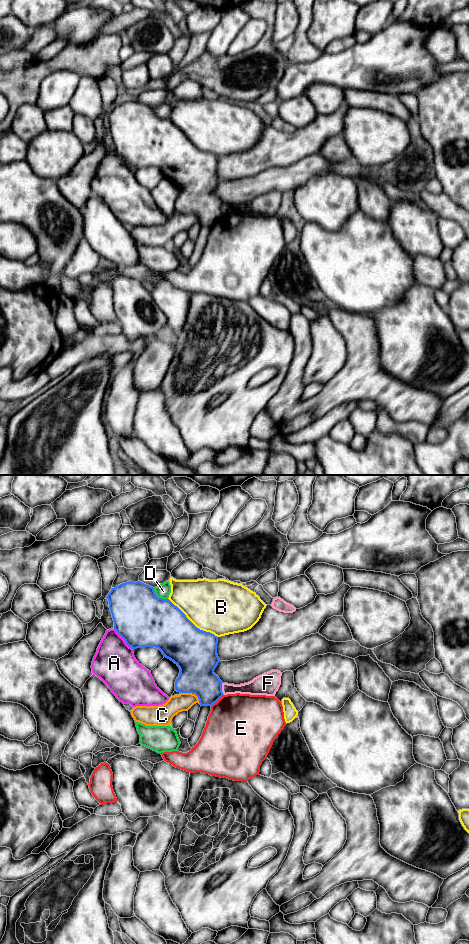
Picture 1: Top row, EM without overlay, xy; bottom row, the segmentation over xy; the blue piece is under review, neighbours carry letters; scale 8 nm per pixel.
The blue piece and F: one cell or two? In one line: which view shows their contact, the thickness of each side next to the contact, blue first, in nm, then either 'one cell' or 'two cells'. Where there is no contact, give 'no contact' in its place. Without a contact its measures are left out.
xy | 280/110 nm | two cells

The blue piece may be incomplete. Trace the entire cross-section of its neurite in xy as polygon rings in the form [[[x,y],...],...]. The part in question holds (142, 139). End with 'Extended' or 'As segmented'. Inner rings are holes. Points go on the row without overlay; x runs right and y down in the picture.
[[[129,101],[112,108],[106,119],[114,141],[114,149],[133,170],[158,168],[164,177],[180,189],[175,210],[195,214],[201,226],[212,226],[224,214],[222,201],[214,193],[220,179],[217,174],[218,157],[197,148],[169,119],[158,118],[154,108],[140,101]]]. As segmented

